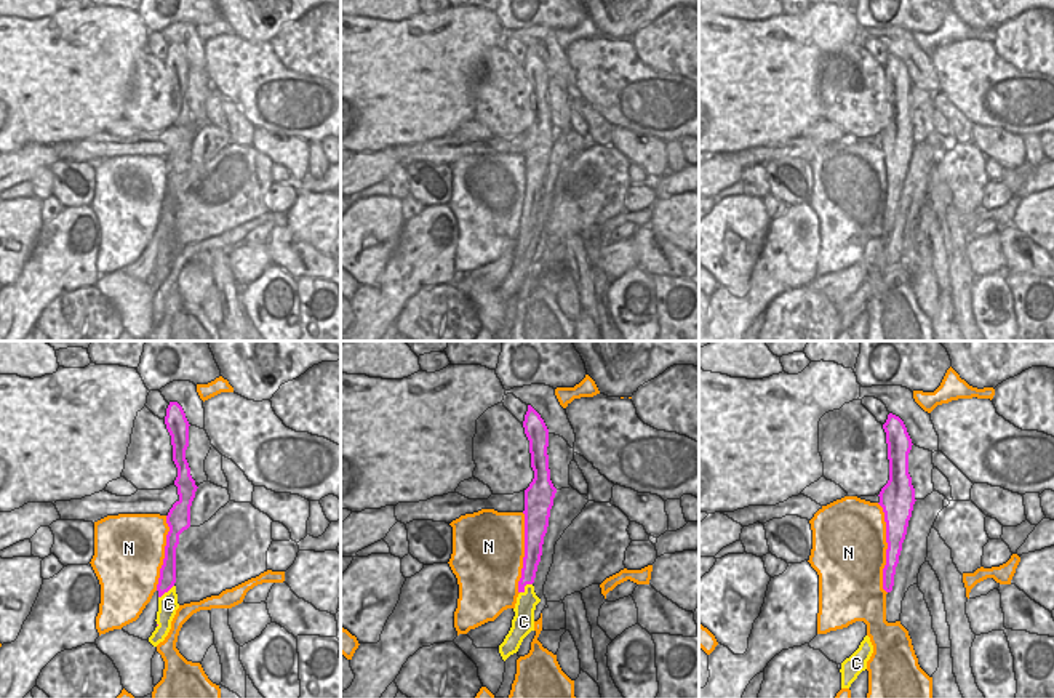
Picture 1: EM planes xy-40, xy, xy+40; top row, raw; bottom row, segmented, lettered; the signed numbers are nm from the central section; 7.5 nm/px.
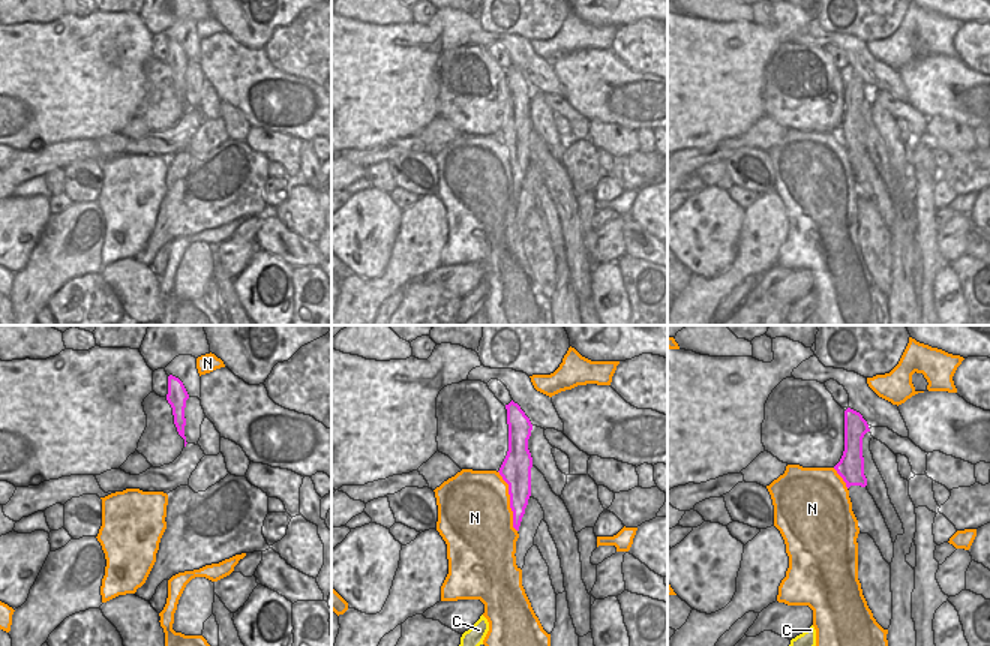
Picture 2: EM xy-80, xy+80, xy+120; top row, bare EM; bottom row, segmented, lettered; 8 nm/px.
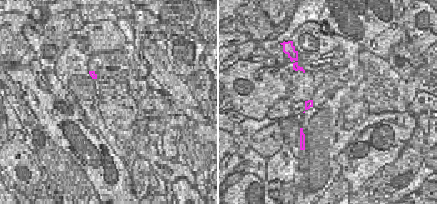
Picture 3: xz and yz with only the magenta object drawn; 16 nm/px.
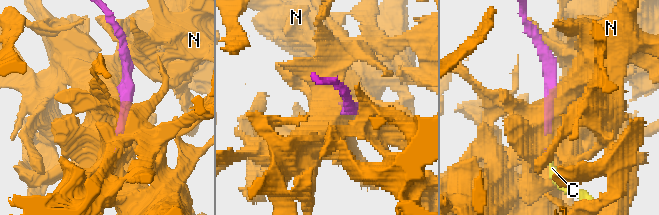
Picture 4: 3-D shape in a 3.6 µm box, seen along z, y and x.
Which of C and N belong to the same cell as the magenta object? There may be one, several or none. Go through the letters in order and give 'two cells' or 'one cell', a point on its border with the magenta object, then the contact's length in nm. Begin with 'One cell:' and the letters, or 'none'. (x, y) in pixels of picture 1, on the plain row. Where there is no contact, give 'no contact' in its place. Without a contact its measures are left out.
One cell: none
C: two cells; meets magenta in xy at (525, 226); contact 120 nm long
N: two cells; meets magenta in xy+40 at (888, 189); contact 700 nm long

